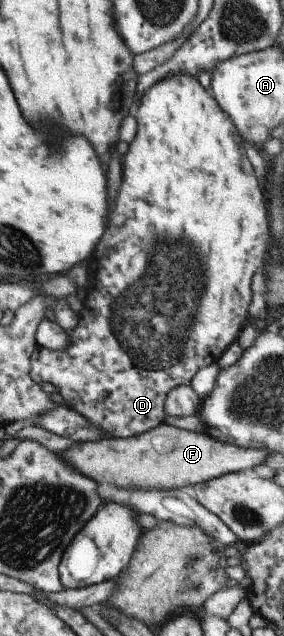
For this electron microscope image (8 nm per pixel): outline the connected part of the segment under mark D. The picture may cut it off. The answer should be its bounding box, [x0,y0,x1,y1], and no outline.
[29,72,268,436]

